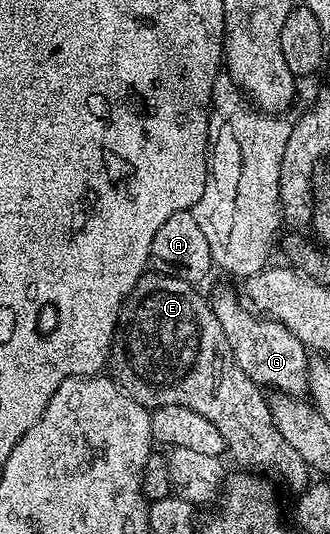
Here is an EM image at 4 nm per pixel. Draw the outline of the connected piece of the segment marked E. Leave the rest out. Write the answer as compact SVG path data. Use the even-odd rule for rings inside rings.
M144 273L138 278L132 293L122 303L114 343L110 347L108 363L111 368L114 366L114 382L119 383L141 407L153 409L164 405L184 405L184 409L200 413L200 417L212 421L212 425L220 429L226 451L242 466L239 468L275 467L279 477L286 479L294 493L305 491L312 479L312 469L304 457L300 457L300 453L296 453L296 449L284 441L284 433L276 429L276 421L272 421L263 388L252 382L240 365L236 365L232 345L228 345L228 337L224 337L224 329L216 313L210 308L207 296L202 296L198 290L195 284L180 281L180 277L171 275Z

